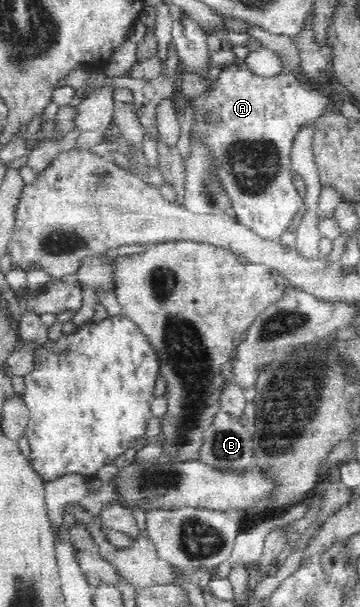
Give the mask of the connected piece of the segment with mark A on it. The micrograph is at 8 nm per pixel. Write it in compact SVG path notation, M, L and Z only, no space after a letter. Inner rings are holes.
M242 60L222 67L210 95L205 93L192 99L196 119L192 130L196 130L208 142L212 154L216 156L216 172L232 198L237 222L249 227L258 237L278 241L284 231L287 231L294 214L304 207L305 198L300 195L291 174L292 142L300 127L310 120L316 121L324 111L328 111L329 104L328 97L318 90L308 90L294 72L286 71L278 77L260 77L254 75ZM208 110L214 110L216 116L222 116L224 123L218 127L202 127L203 115Z

